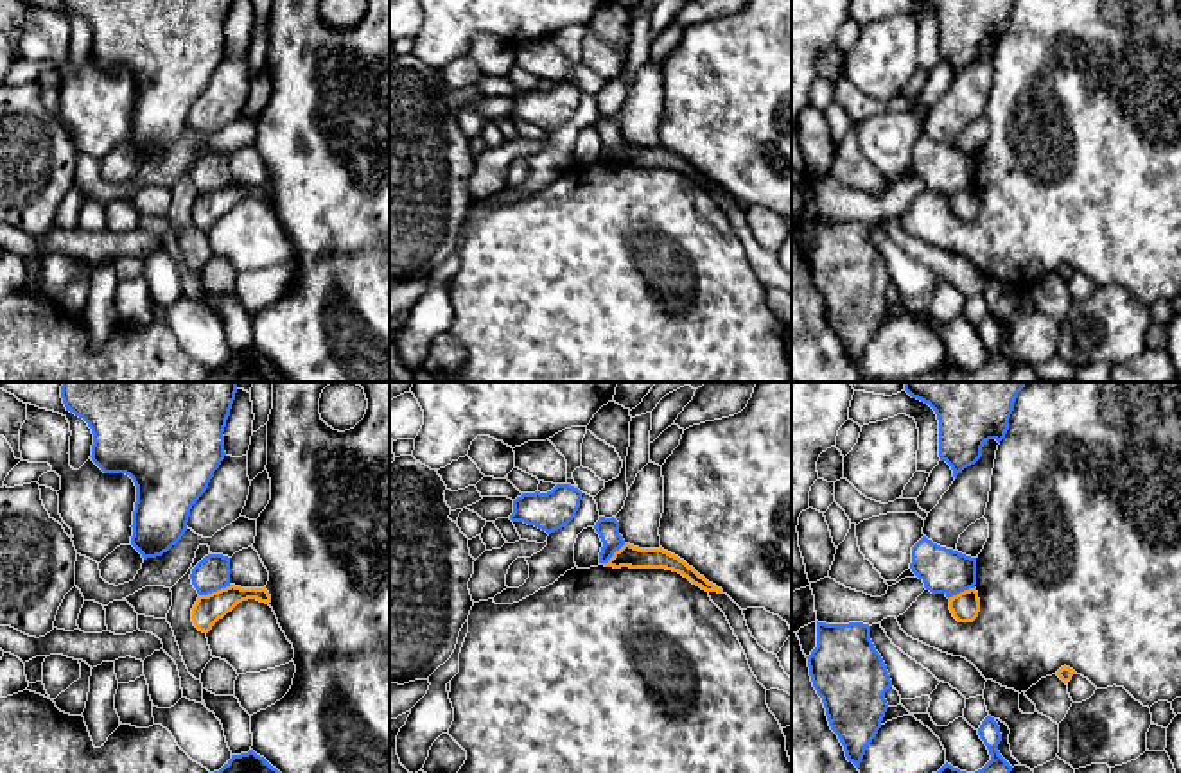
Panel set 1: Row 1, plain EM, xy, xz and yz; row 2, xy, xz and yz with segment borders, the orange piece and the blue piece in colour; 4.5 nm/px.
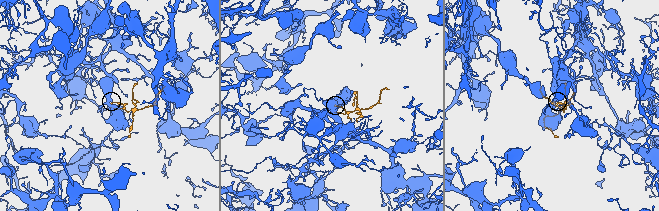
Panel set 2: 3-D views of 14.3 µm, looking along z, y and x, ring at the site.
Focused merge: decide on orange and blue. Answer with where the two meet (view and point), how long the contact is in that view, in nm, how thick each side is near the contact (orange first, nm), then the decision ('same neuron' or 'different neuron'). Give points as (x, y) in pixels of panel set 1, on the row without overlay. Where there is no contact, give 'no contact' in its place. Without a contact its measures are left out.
xy (214, 191) | 150 nm | 130/160 nm | different neuron

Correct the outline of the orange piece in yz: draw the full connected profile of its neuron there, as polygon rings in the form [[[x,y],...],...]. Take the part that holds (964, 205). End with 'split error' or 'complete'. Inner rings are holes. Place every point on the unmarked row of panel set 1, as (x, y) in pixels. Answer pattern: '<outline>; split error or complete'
[[[969,187],[949,195],[949,208],[958,221],[973,221],[980,210],[976,187]]]; complete

